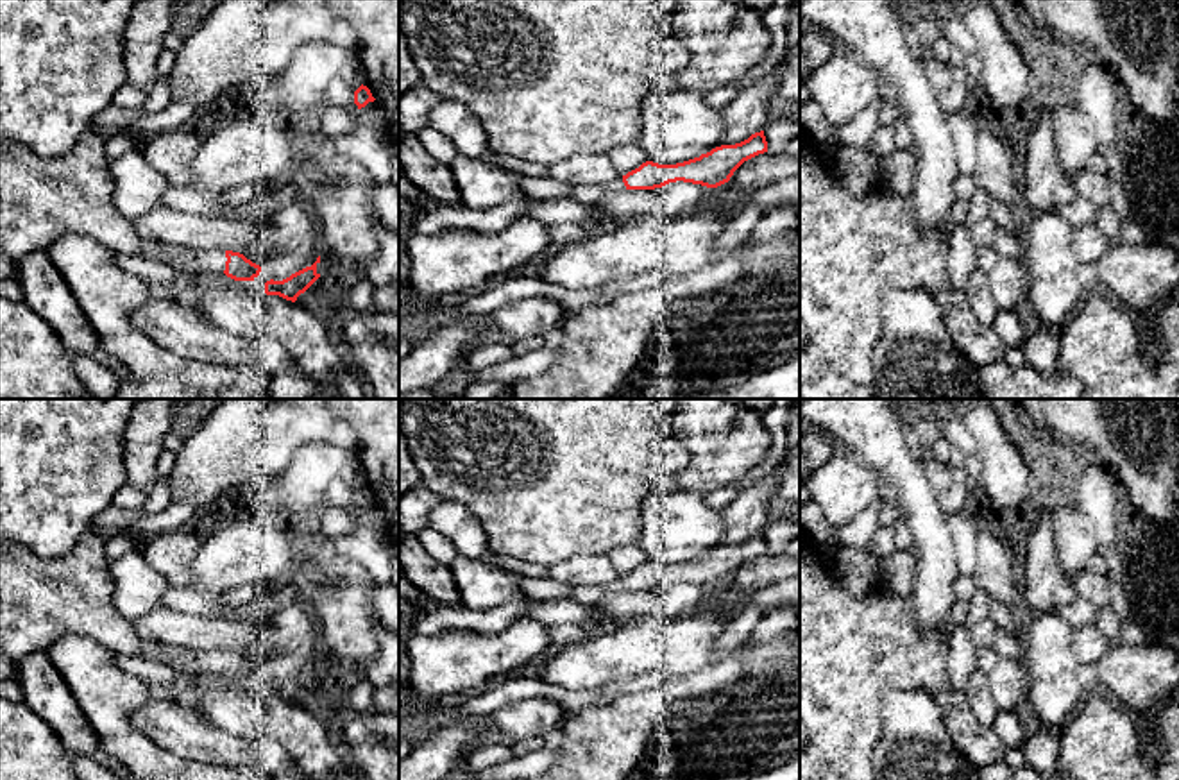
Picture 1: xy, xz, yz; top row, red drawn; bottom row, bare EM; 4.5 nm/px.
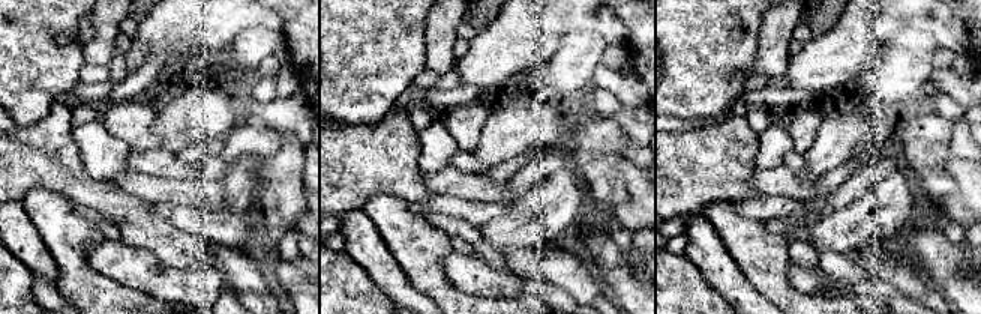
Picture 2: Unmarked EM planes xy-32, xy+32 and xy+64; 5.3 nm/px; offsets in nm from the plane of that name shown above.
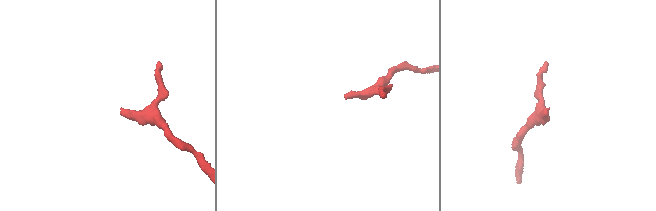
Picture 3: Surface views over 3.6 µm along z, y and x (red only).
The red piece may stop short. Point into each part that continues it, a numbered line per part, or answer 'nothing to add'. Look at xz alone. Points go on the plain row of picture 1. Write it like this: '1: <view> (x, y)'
1: xz (591, 594)

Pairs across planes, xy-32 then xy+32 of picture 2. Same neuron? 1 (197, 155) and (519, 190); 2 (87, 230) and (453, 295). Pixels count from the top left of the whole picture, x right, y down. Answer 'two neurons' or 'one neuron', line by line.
1: two neurons
2: one neuron

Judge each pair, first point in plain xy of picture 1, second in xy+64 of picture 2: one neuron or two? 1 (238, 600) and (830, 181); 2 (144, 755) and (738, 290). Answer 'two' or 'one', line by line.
1: one
2: two

